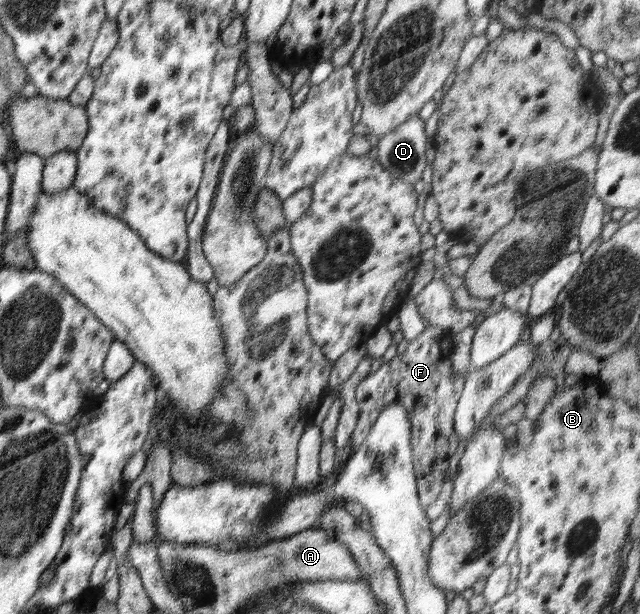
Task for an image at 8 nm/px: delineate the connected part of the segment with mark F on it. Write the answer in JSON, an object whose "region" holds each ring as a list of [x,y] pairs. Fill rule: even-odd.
{"region":[[[428,325],[416,339],[410,341],[402,355],[396,355],[390,362],[383,363],[377,371],[366,376],[355,391],[359,418],[351,435],[353,452],[364,443],[379,413],[388,404],[398,403],[407,411],[411,421],[413,470],[417,479],[419,502],[424,509],[440,495],[448,475],[448,461],[459,443],[454,431],[454,414],[463,392],[465,377],[451,367],[454,336],[452,331]]]}

